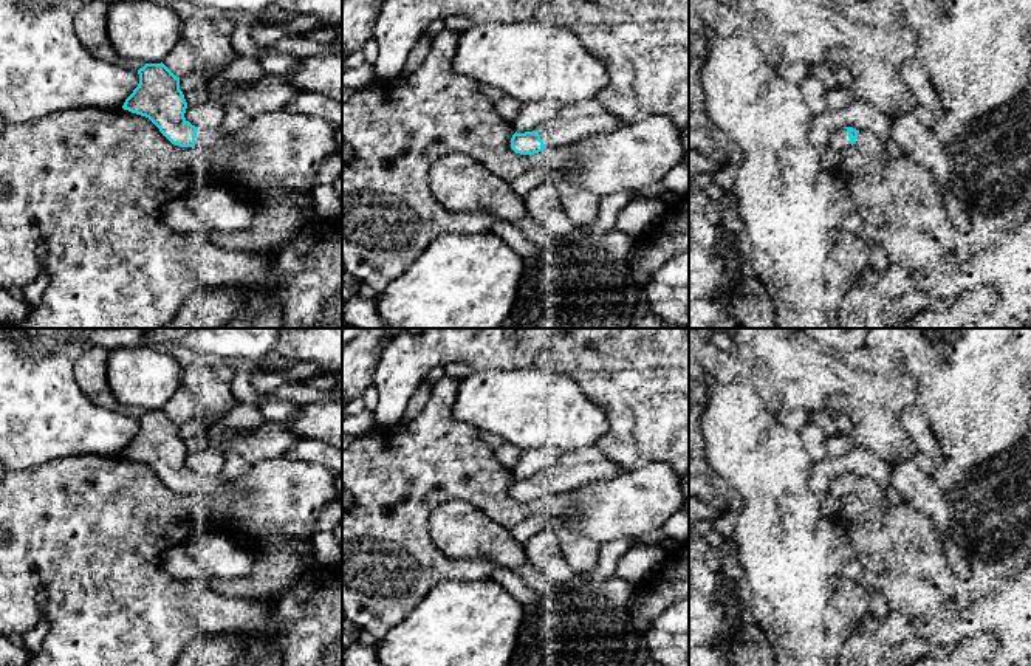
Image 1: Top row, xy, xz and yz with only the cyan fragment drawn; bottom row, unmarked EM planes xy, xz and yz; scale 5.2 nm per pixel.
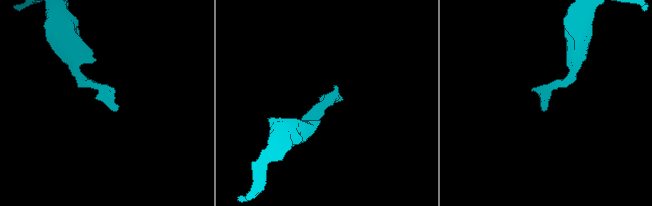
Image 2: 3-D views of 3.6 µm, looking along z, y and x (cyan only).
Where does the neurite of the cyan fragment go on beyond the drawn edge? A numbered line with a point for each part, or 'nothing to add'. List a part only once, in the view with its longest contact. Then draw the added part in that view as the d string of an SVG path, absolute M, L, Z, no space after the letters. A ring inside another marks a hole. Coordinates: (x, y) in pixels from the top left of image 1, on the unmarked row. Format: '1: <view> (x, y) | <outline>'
1: xy (206, 485) | M198 475L194 494L198 497L229 497L232 480L221 475Z

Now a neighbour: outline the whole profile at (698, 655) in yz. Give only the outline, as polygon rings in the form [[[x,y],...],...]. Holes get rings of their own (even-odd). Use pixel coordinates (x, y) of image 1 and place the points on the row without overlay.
[[[689,644],[689,666],[729,666],[706,646]]]

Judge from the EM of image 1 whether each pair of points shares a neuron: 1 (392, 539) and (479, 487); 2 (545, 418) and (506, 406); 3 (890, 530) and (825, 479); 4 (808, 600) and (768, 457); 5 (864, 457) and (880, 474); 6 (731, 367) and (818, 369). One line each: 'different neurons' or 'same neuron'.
1: same neuron
2: same neuron
3: different neurons
4: same neuron
5: same neuron
6: different neurons

